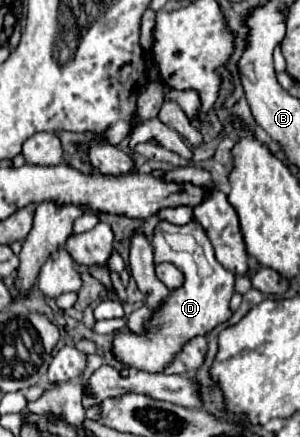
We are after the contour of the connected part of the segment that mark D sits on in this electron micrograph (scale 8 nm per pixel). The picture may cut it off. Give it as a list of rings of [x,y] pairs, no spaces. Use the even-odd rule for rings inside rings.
[[[161,222],[151,238],[153,248],[155,248],[155,265],[163,262],[175,264],[183,272],[183,284],[175,290],[169,292],[169,296],[153,310],[149,316],[143,334],[135,334],[129,330],[119,330],[113,338],[113,356],[127,368],[159,374],[163,372],[177,354],[181,354],[183,346],[197,338],[205,336],[219,324],[227,322],[231,318],[229,310],[229,300],[233,296],[233,272],[223,268],[215,254],[213,246],[203,234],[203,228],[197,222],[189,222],[185,226],[175,226],[171,222]],[[167,236],[193,236],[195,238],[195,248],[193,250],[175,250],[167,242]]]

